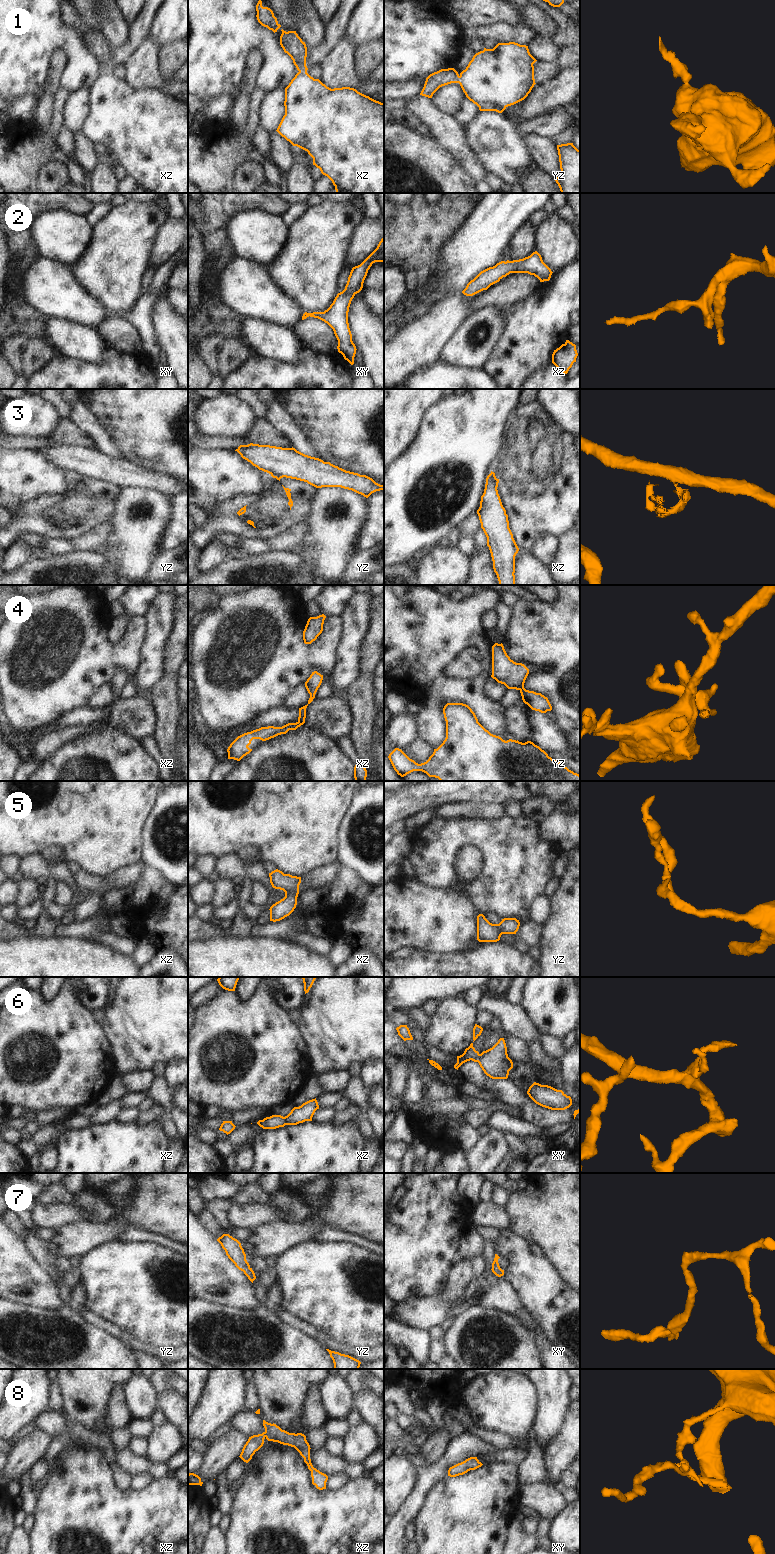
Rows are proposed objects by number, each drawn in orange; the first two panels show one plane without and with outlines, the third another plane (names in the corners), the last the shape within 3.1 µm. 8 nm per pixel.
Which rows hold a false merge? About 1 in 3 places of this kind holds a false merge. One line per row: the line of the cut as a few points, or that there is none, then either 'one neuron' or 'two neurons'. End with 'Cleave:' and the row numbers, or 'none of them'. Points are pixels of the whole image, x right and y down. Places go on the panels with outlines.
1: no cut; one neuron
2: no cut; one neuron
3: cut in yz along (271, 474), (280, 478); two neurons
4: cut in xz along (298, 721), (302, 724); two neurons
5: no cut; one neuron
6: no cut; one neuron
7: no cut; one neuron
8: no cut; one neuron
Cleave: 3, 4

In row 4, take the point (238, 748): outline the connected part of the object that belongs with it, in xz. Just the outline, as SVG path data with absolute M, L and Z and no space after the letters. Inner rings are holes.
M301 722L288 723L282 727L261 727L251 732L244 733L238 736L228 747L228 759L240 761L244 756L249 754L252 749L248 746L253 739L266 741L278 735L286 734L289 730L296 730L301 725L303 725Z

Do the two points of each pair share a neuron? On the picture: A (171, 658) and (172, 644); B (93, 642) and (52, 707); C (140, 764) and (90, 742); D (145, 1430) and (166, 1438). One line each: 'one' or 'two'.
A: one
B: one
C: one
D: two

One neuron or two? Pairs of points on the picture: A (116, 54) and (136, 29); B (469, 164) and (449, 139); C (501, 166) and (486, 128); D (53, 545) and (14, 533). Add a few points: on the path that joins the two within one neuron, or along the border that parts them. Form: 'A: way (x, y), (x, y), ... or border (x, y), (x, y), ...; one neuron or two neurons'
A: way (123, 52), (136, 36); one neuron
B: way (466, 158), (455, 145); one neuron
C: way (501, 157), (501, 150), (493, 137); one neuron
D: border (50, 539), (66, 539), (70, 542); two neurons

